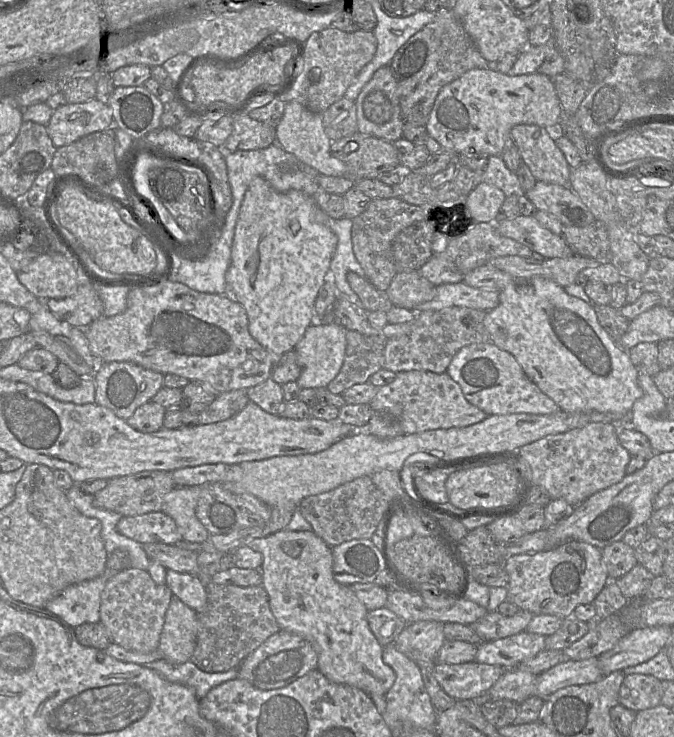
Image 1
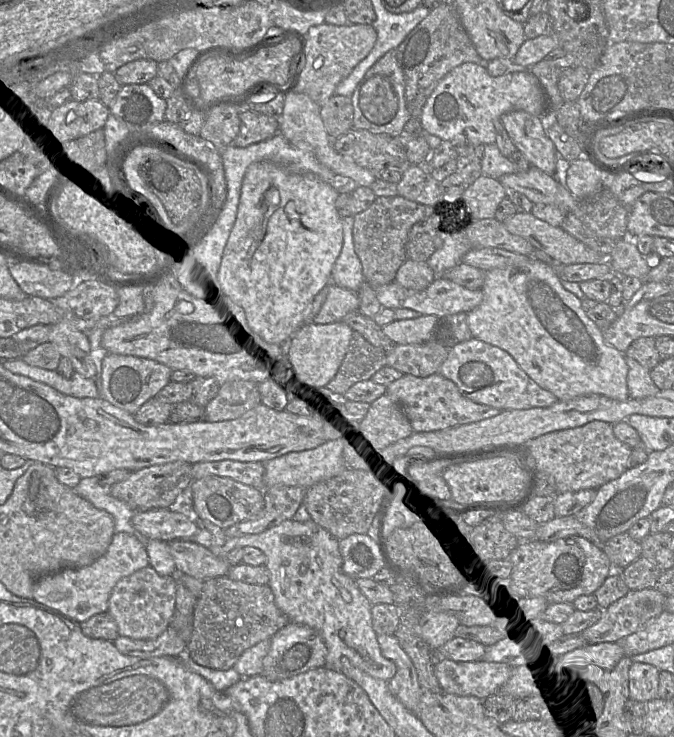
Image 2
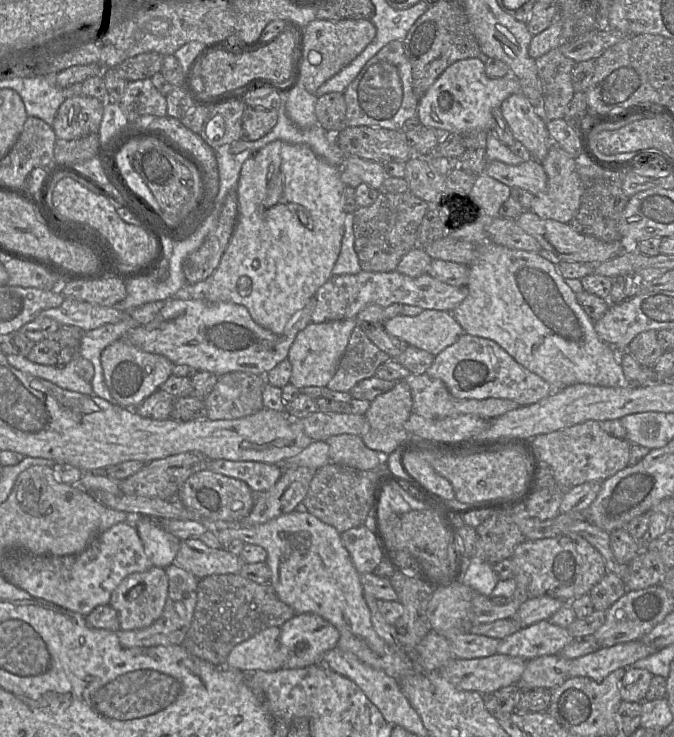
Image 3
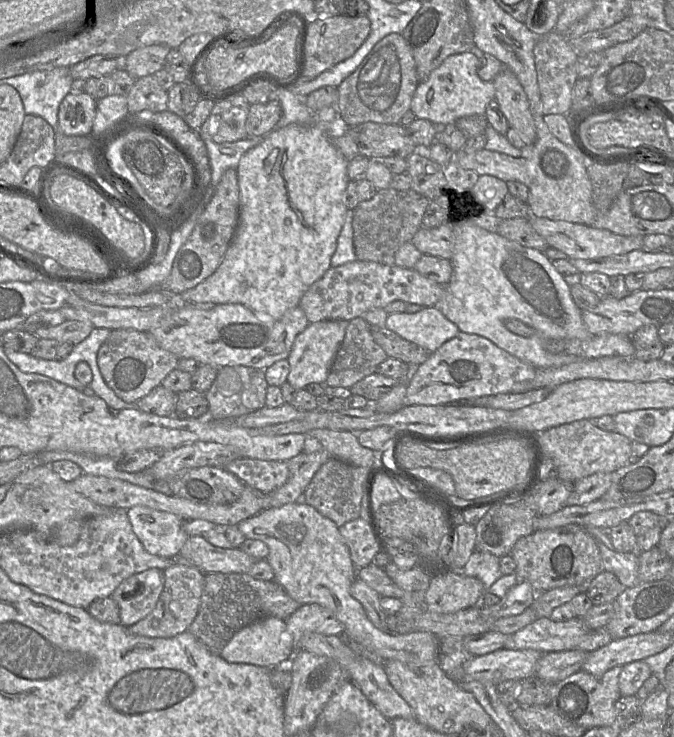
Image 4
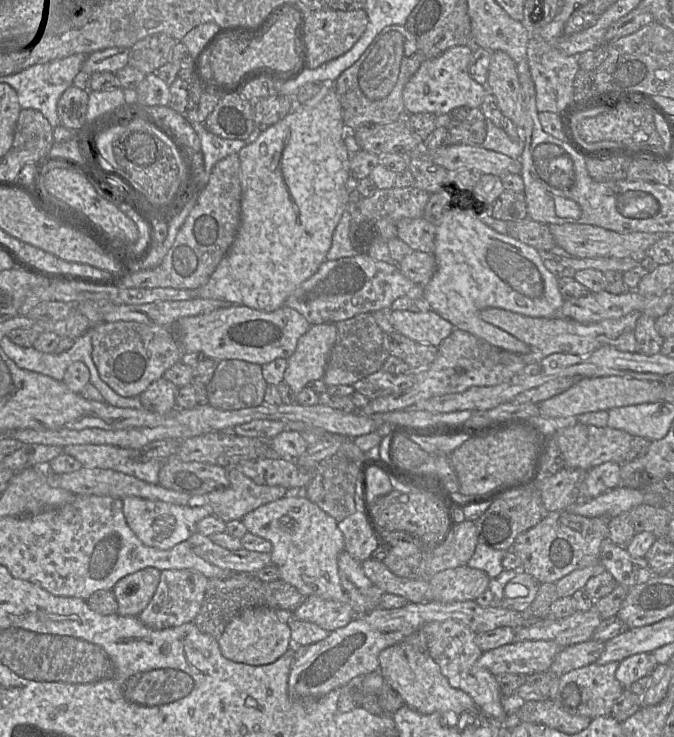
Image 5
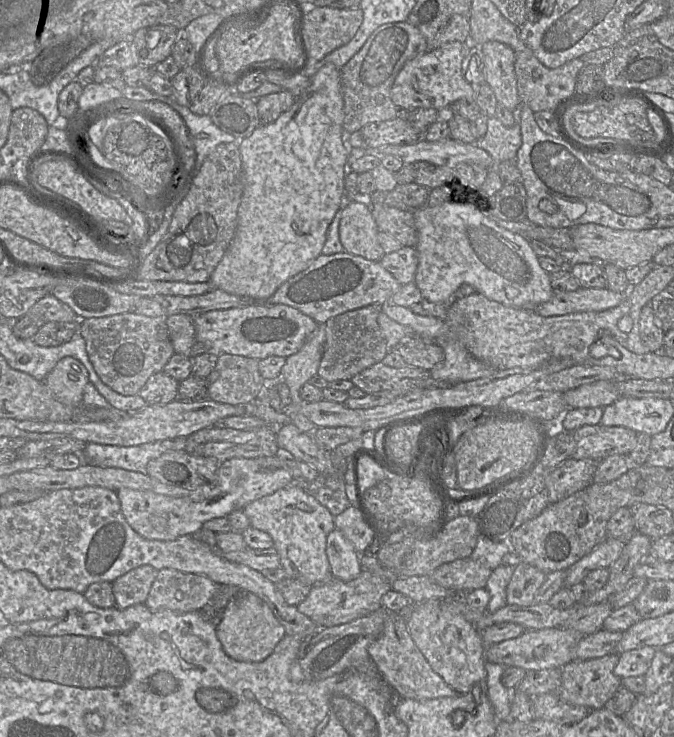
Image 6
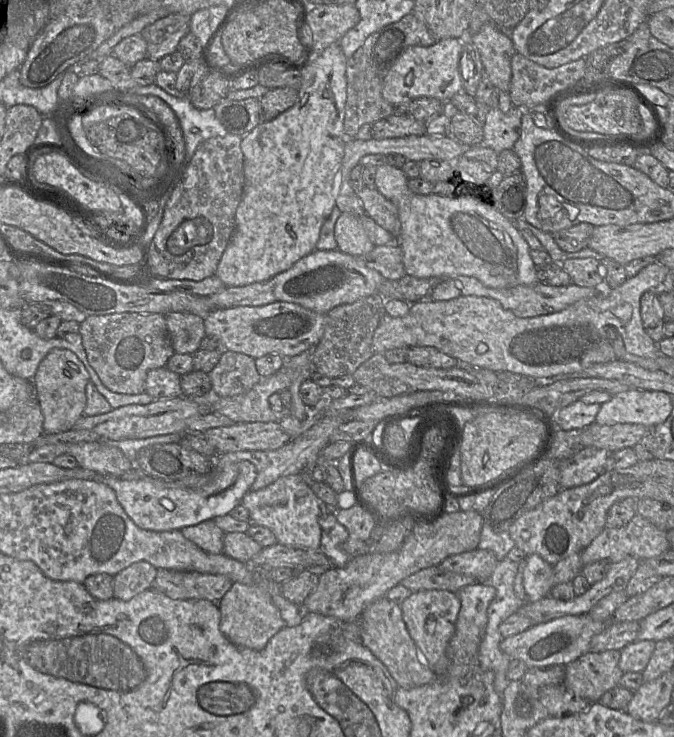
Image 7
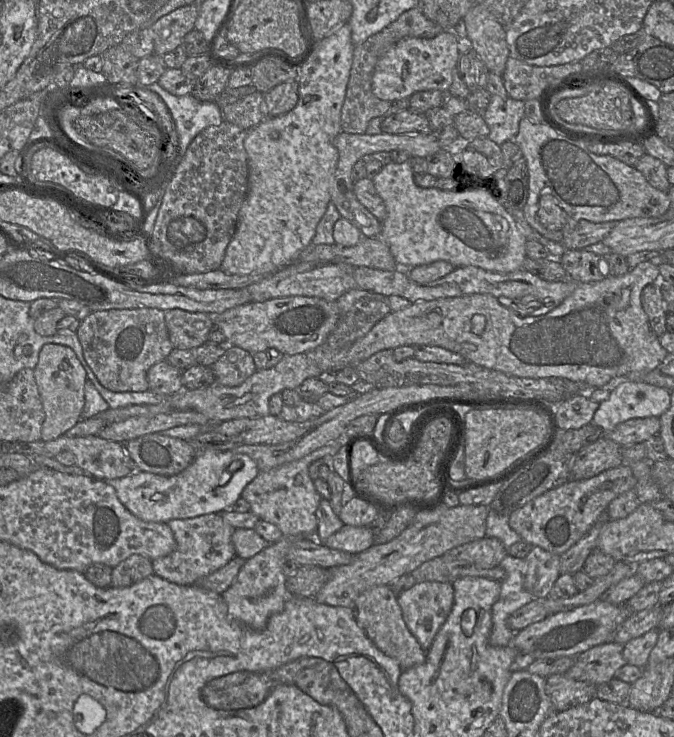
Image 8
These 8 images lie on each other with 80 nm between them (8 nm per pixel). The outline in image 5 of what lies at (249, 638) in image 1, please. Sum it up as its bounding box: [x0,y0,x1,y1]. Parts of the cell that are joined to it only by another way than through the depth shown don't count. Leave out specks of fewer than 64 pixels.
[193,574,306,640]

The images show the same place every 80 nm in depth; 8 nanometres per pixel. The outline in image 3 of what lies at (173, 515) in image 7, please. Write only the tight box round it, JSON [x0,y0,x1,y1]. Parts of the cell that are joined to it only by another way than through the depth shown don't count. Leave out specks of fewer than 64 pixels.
[134,515,181,569]

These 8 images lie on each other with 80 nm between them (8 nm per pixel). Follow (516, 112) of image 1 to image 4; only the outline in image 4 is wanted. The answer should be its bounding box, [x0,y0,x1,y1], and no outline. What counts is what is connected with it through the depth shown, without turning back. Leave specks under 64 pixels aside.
[410,52,495,124]

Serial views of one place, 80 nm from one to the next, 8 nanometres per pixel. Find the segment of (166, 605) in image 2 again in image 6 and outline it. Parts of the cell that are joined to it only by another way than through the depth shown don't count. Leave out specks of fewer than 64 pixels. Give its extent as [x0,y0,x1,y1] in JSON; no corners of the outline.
[112,565,158,609]

